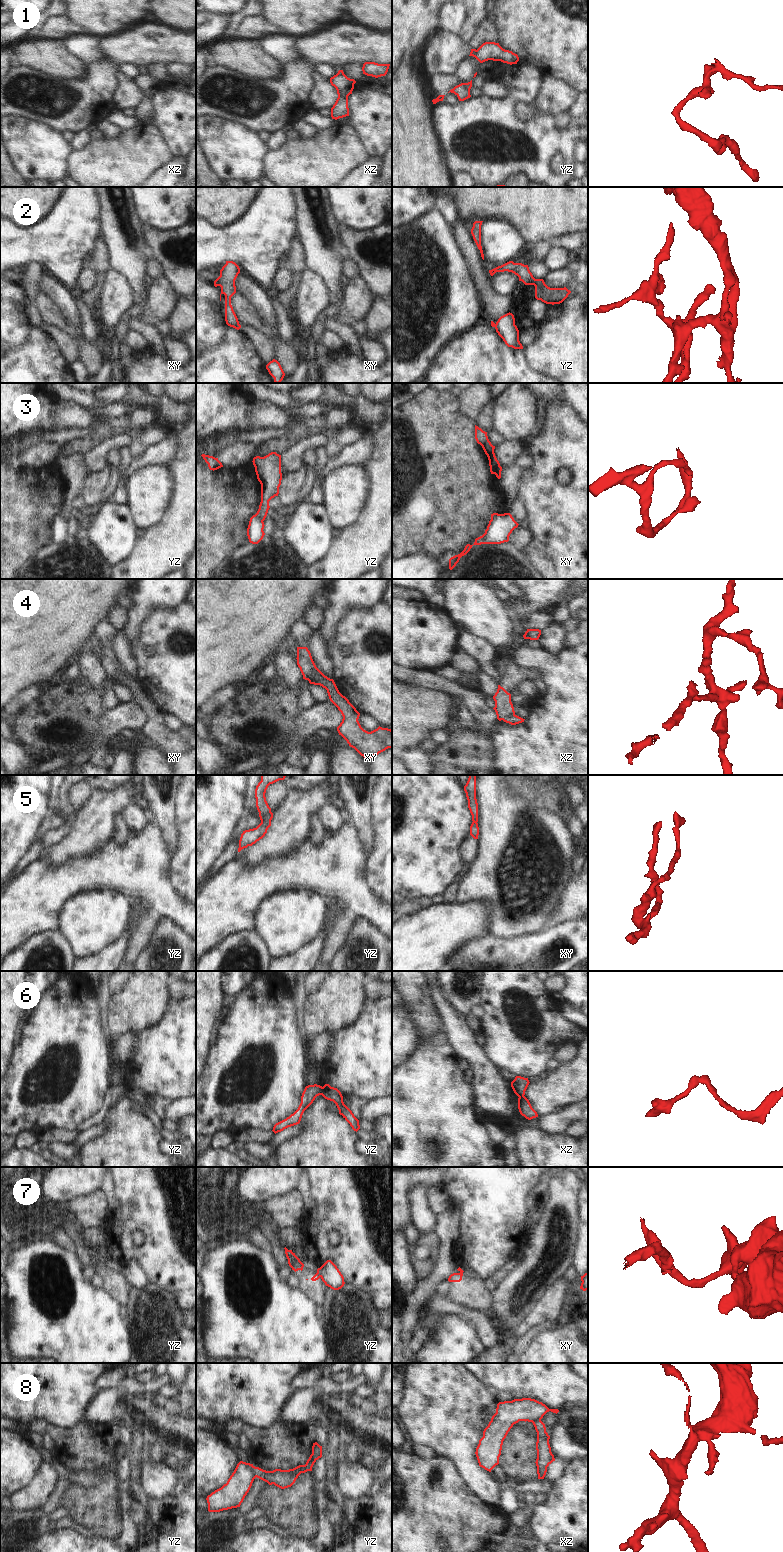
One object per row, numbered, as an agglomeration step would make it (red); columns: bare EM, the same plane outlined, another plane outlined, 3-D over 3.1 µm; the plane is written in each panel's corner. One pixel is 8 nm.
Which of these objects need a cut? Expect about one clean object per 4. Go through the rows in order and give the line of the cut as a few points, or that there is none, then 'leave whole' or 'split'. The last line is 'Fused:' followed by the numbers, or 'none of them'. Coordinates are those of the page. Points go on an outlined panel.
1: cut in yz along (477, 50), (474, 56); split
2: cut in xy along (238, 323), (233, 327); split
3: cut in yz along (255, 514), (262, 521); split
4: cut in xy along (316, 667), (309, 676), (303, 677); split
5: no cut; leave whole
6: cut in yz along (322, 1087), (320, 1094); split
7: cut in yz along (317, 1271), (320, 1276); split
8: cut in yz along (253, 1466), (253, 1472), (256, 1476); split
Fused: 1, 2, 3, 4, 6, 7, 8

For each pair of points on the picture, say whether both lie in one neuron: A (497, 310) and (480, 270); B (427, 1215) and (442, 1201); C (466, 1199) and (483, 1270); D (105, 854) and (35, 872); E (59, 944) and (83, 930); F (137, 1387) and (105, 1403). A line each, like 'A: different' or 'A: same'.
A: same
B: different
C: same
D: same
E: different
F: same

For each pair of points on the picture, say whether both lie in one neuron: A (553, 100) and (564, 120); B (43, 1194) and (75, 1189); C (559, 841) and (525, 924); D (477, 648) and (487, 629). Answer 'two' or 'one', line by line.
A: two
B: one
C: one
D: two

